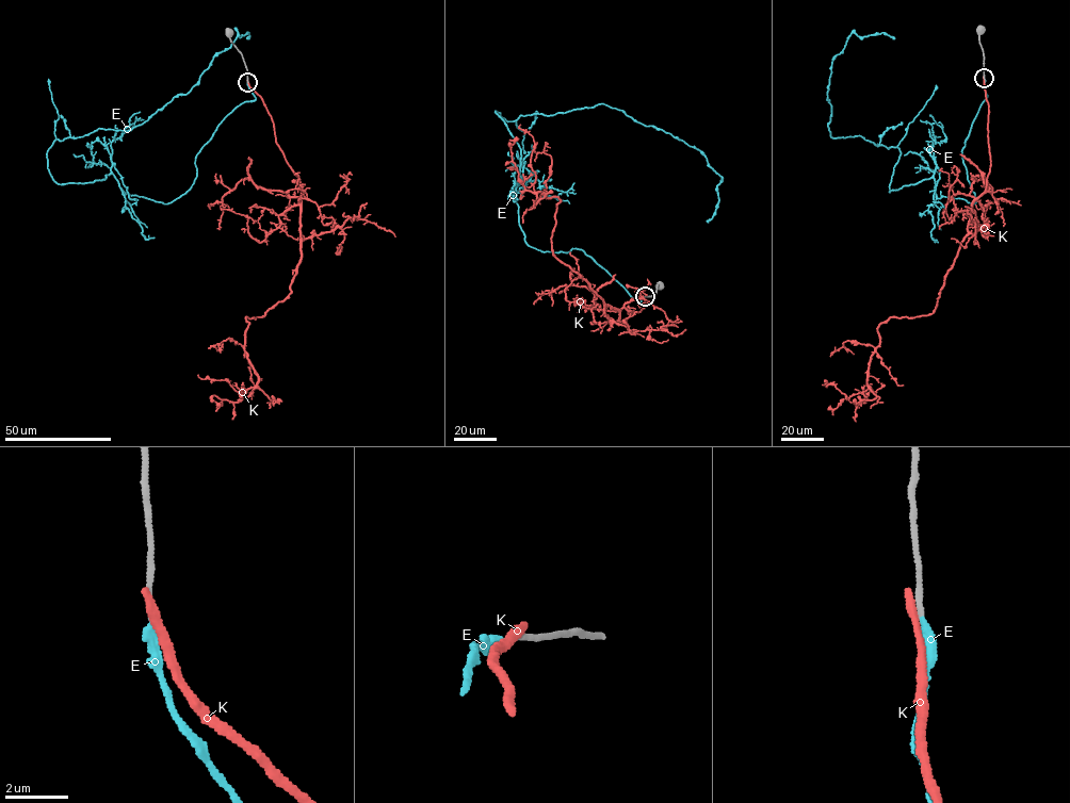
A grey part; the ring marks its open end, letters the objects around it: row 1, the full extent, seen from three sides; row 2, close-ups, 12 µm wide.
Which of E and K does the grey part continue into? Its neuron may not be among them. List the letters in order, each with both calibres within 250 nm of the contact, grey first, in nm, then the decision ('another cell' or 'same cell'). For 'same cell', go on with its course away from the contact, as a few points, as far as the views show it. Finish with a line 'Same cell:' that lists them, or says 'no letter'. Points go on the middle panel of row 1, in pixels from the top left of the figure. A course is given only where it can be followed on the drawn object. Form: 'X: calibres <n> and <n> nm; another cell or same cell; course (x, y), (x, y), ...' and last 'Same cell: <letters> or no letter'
E: calibres 190 and 280 nm; same cell; course (645, 297), (581, 249), (525, 242), (521, 149), (495, 111), (601, 103), (661, 129), (723, 178), (706, 222)
K: calibres 200 and 320 nm; another cell
Same cell: E

